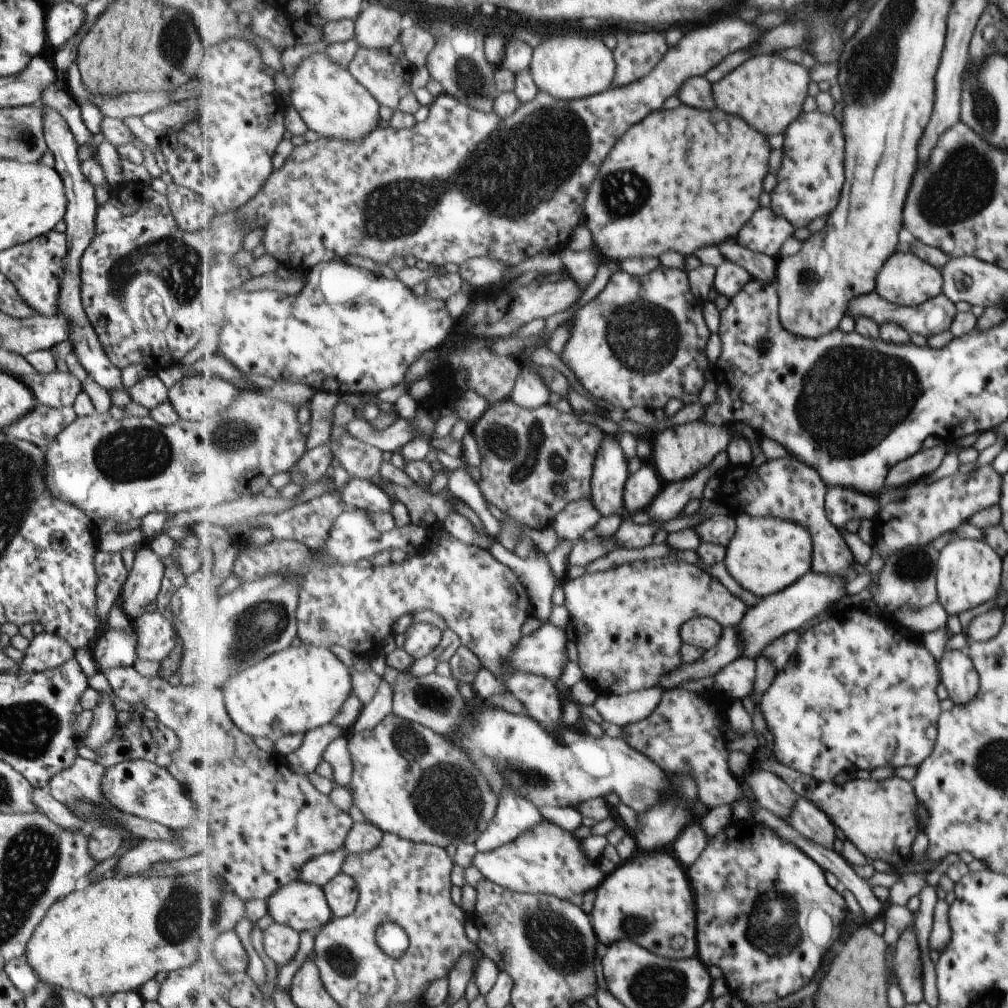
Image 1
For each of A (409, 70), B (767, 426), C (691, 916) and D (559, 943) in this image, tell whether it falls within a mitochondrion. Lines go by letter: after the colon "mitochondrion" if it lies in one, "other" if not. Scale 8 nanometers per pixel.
A: other
B: other
C: other
D: mitochondrion

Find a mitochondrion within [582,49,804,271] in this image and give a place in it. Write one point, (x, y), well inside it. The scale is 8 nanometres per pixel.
(618, 187)

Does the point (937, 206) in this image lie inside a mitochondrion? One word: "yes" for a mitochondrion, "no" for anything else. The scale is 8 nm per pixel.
yes

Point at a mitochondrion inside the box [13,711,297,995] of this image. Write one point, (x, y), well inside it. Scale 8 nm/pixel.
(185, 913)

